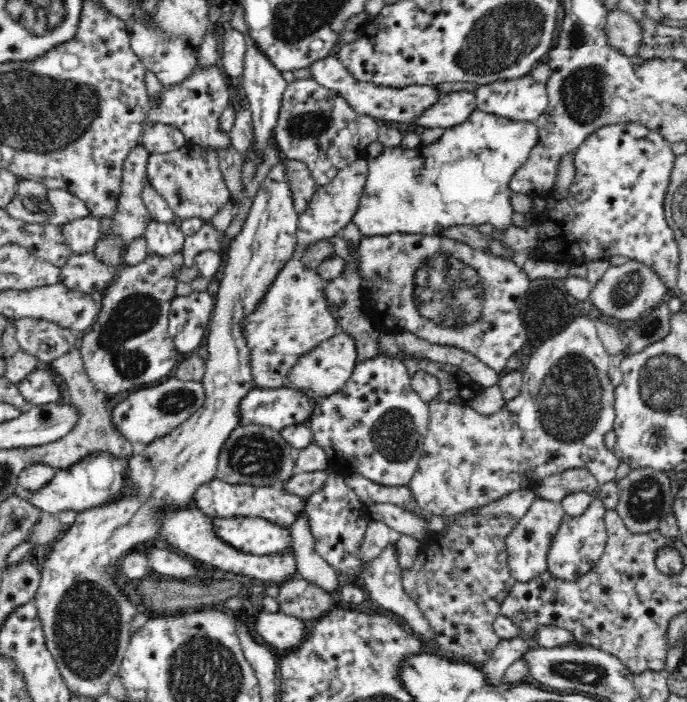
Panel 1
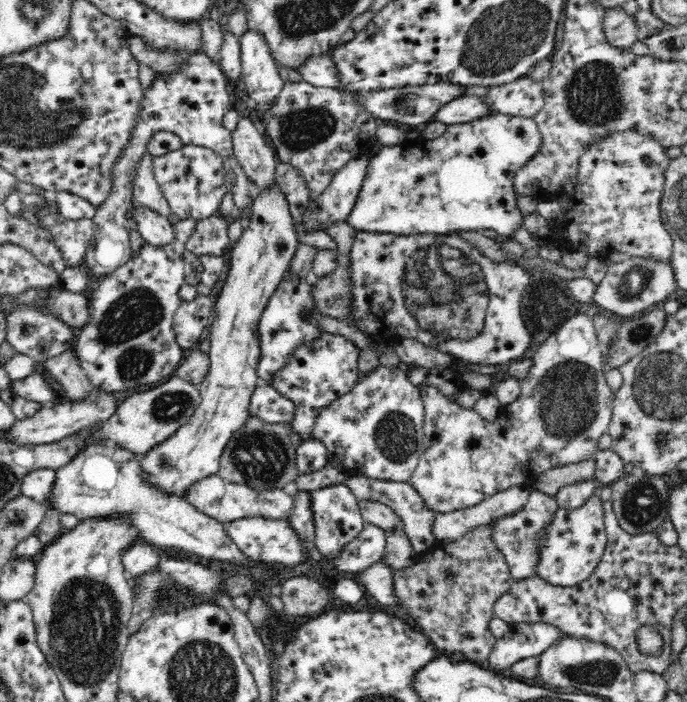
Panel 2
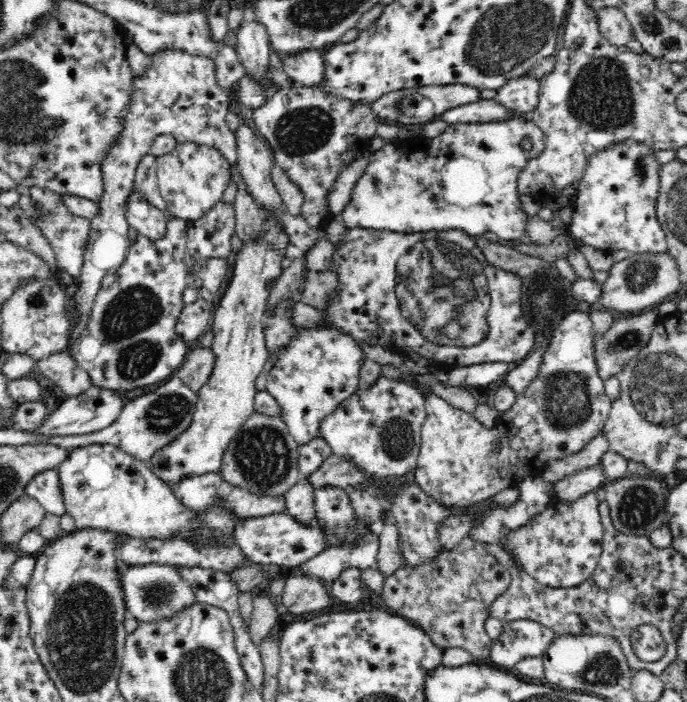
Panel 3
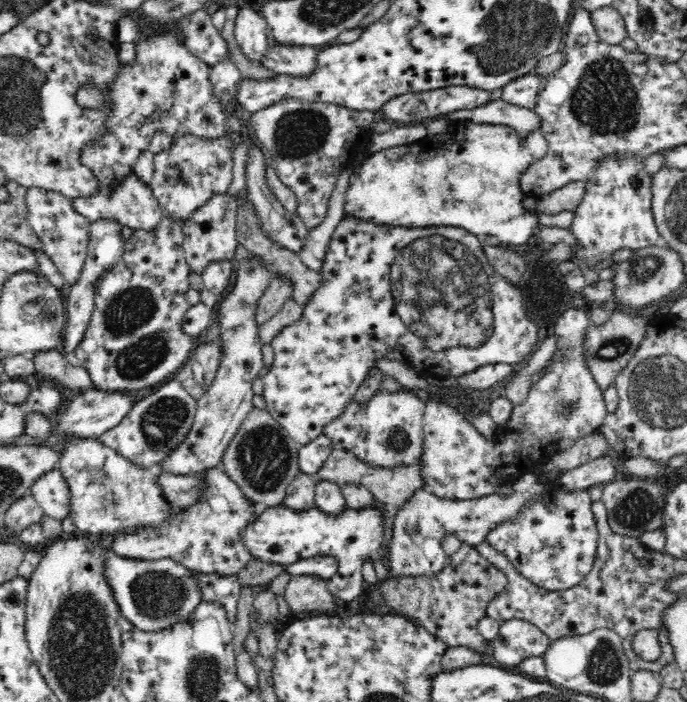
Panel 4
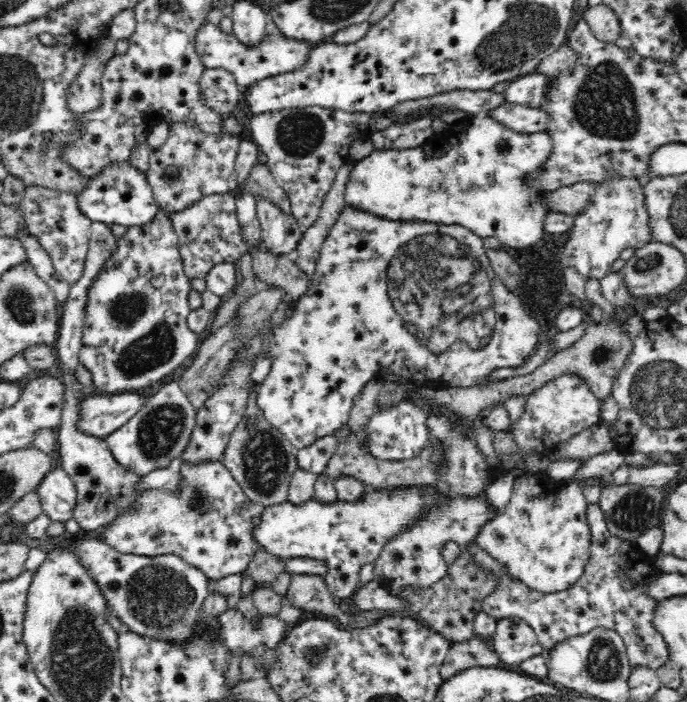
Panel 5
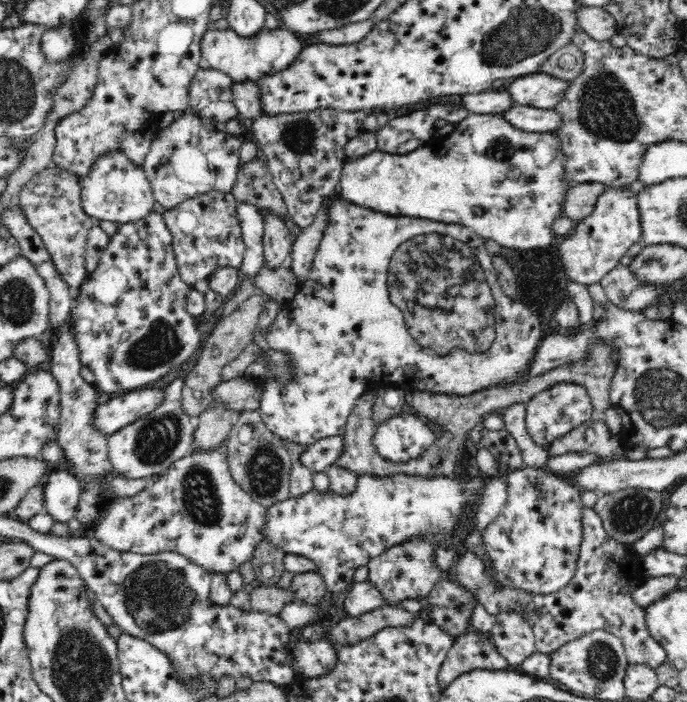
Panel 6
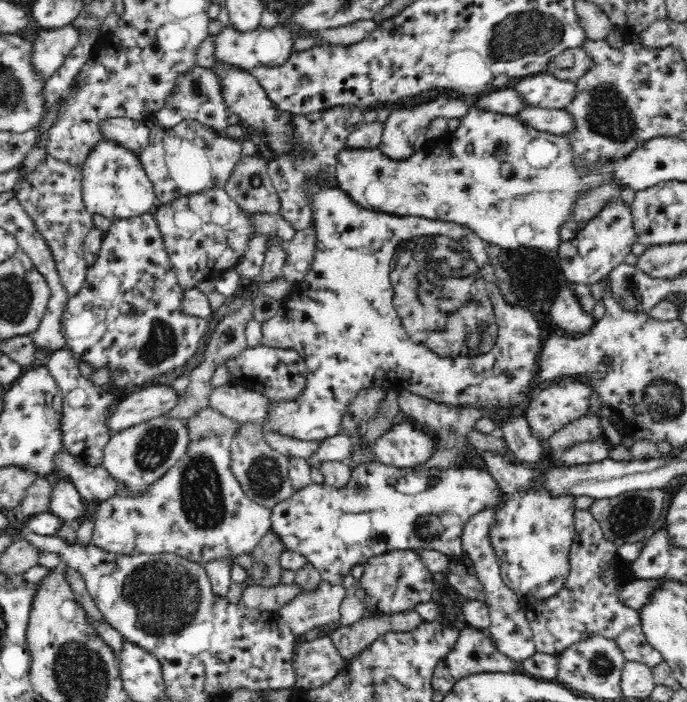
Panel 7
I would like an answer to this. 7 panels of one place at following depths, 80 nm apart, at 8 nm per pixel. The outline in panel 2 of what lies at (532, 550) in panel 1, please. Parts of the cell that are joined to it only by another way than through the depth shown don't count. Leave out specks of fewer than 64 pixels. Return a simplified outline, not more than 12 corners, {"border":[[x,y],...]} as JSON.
{"border":[[528,486],[521,510],[490,522],[511,575],[534,575],[536,538],[559,505]]}

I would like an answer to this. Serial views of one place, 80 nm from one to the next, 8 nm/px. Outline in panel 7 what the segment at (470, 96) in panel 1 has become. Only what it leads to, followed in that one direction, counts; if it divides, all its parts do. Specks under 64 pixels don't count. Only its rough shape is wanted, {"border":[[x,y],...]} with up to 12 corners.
{"border":[[528,105],[517,117],[527,126],[558,136],[575,127],[564,109]]}

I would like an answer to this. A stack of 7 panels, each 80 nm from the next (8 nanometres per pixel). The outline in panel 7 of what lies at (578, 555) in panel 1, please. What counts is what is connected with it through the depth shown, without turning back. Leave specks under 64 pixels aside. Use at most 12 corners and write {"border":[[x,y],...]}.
{"border":[[479,452],[508,502],[492,516],[504,584],[558,594],[574,497],[526,489],[538,471]]}

